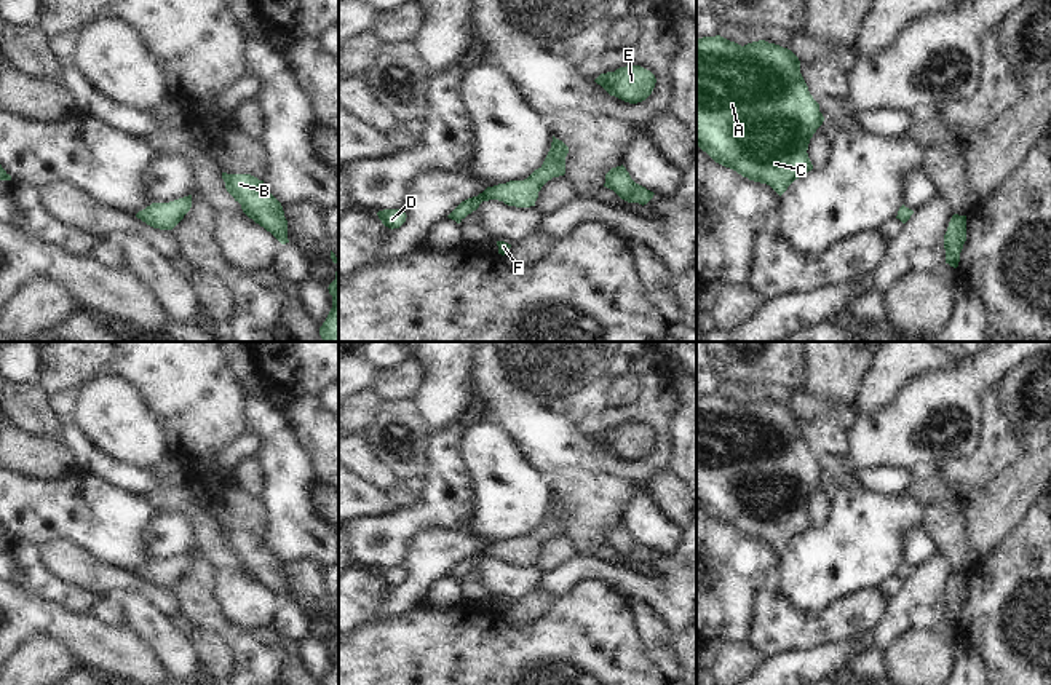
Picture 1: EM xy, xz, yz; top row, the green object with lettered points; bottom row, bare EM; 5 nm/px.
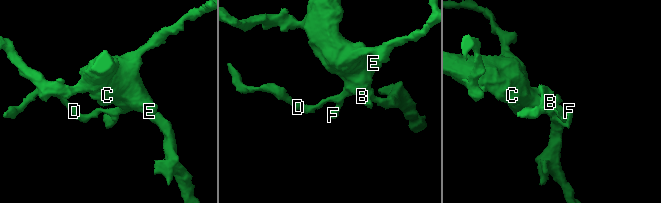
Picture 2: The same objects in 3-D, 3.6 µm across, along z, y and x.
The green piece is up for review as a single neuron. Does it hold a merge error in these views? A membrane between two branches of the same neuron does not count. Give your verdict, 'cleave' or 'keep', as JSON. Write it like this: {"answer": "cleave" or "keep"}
{"answer": "keep"}

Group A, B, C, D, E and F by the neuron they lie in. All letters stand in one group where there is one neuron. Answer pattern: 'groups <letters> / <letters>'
groups A B C D E F

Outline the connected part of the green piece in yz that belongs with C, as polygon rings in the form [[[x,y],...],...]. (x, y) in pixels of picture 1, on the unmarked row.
[[[720,393],[696,398],[696,503],[716,521],[749,538],[770,543],[779,554],[813,527],[808,501],[824,474],[800,431],[799,415],[787,406],[765,398],[744,404]]]

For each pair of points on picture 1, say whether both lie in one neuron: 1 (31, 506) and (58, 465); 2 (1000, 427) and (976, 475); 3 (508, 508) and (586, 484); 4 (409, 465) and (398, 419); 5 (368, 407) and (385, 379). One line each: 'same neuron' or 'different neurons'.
1: different neurons
2: same neuron
3: different neurons
4: same neuron
5: different neurons

